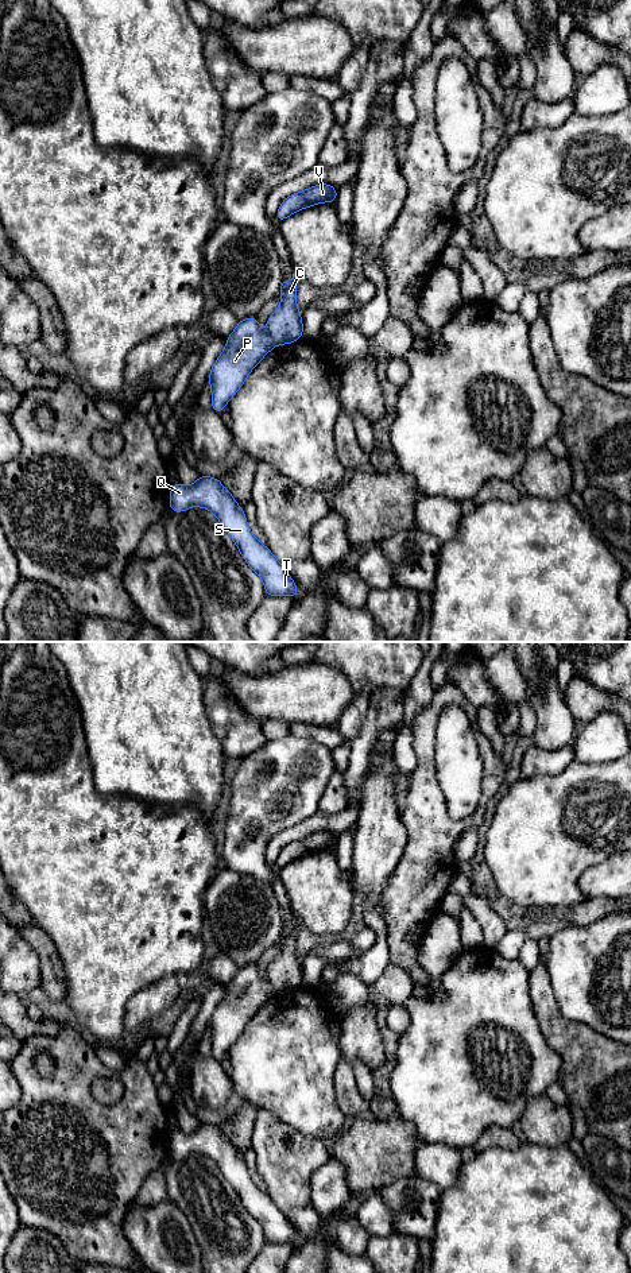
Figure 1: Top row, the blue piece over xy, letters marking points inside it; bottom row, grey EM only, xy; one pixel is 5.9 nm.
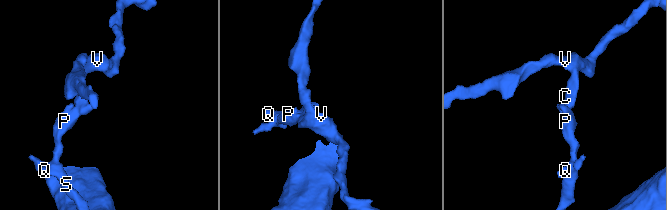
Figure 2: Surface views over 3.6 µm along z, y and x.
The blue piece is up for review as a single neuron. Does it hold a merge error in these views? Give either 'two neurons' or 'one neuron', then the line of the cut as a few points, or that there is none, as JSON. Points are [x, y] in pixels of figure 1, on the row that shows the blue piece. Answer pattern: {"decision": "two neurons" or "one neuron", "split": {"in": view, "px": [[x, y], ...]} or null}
{"decision": "two neurons", "split": {"in": "xy", "px": [[267, 333], [275, 344]]}}

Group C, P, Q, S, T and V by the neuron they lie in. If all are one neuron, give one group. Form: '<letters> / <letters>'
C V / P Q S T

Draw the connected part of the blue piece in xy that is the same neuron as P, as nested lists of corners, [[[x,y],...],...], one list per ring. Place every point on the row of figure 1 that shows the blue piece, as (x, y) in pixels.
[[[256,317],[239,321],[227,347],[208,375],[212,388],[212,409],[221,414],[239,391],[249,372],[275,347],[268,333],[259,328]]]

